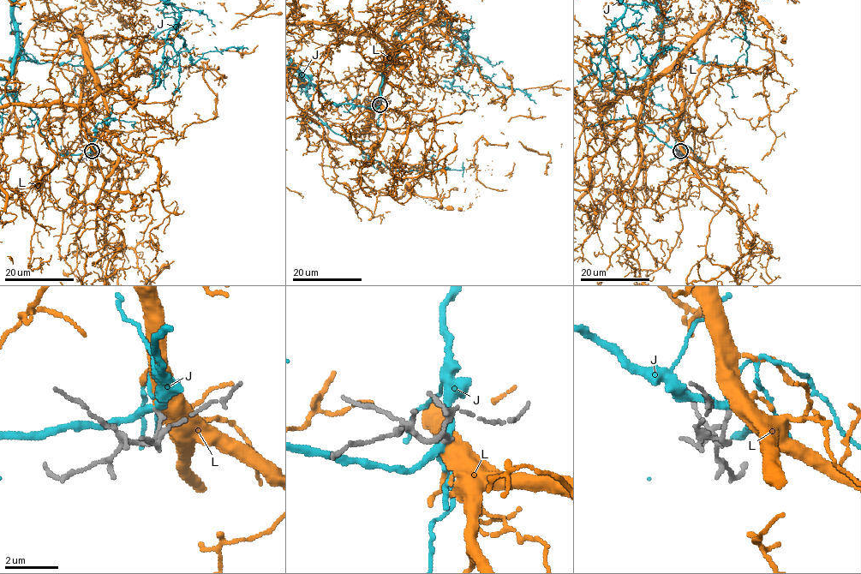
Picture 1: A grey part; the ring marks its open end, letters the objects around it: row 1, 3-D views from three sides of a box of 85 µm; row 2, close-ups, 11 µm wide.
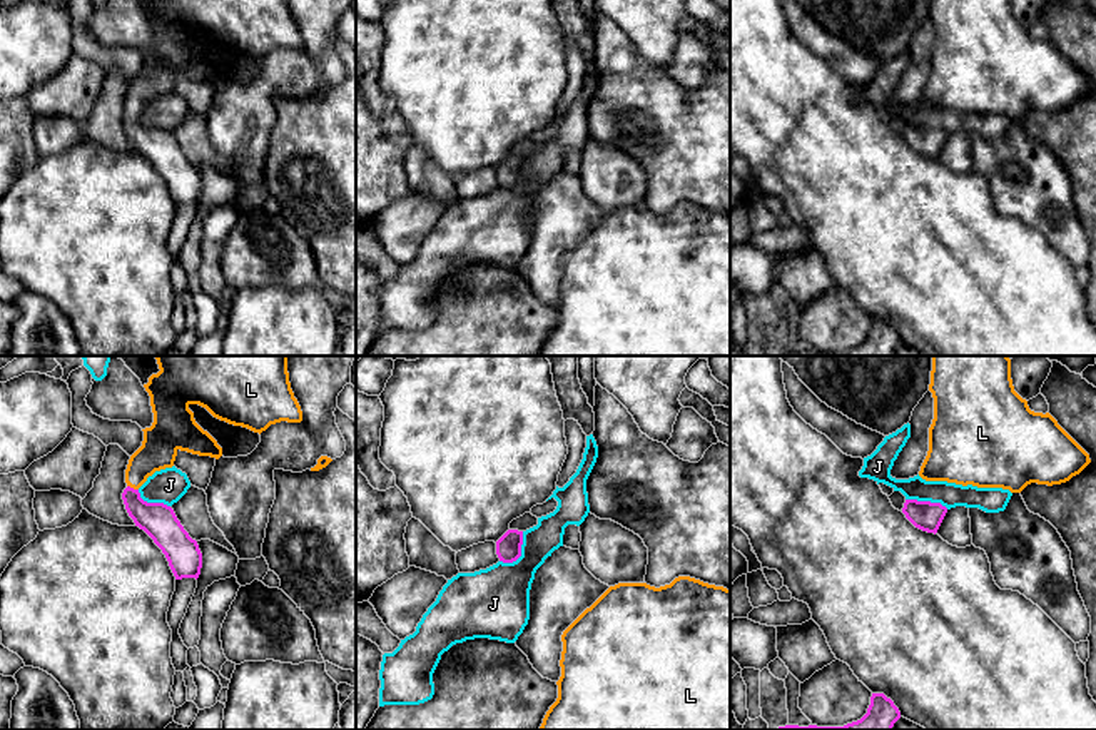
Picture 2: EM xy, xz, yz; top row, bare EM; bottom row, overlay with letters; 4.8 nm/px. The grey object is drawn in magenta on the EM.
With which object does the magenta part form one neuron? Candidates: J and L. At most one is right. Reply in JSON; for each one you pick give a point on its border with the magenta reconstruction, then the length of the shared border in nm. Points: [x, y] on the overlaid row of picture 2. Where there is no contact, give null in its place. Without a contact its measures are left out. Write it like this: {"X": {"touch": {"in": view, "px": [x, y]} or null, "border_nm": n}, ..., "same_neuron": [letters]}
{"L": {"touch": {"in": "xy", "px": [132, 488]}, "border_nm": 60}, "same_neuron": ["L"]}

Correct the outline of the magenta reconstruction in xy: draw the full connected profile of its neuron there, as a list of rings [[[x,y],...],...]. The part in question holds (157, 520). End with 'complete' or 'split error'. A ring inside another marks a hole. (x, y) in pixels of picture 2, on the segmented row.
[[[154,356],[159,373],[144,384],[150,396],[154,423],[144,431],[142,446],[130,456],[125,469],[127,488],[122,499],[135,526],[144,530],[165,555],[175,580],[199,578],[202,553],[189,536],[174,509],[164,503],[147,503],[139,488],[155,471],[172,468],[177,451],[219,459],[222,448],[194,419],[190,404],[206,408],[214,418],[254,433],[266,431],[271,424],[287,421],[301,423],[302,411],[294,398],[287,373],[287,356]]]; split error

